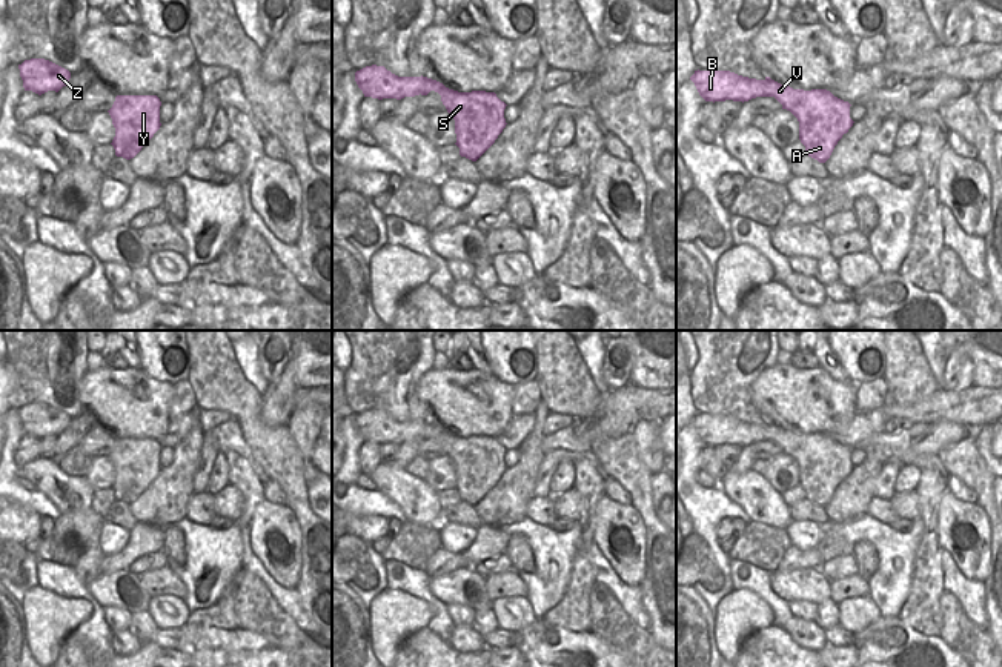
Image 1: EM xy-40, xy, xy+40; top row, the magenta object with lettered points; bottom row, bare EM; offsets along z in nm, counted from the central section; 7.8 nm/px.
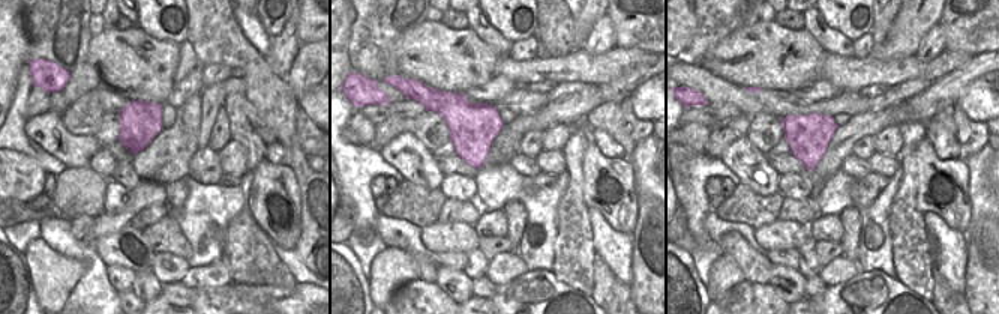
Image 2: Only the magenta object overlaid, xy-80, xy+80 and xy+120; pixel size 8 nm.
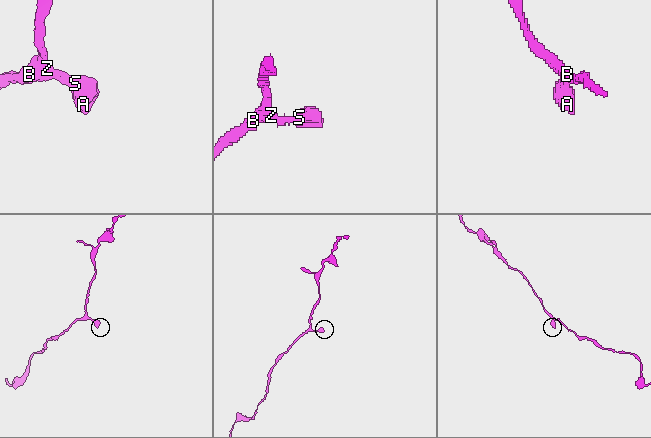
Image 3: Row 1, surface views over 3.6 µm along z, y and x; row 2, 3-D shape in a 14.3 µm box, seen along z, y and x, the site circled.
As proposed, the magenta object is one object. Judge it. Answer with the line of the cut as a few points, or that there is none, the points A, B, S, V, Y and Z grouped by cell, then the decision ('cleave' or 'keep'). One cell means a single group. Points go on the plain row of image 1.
no cut | A B S V Y Z | keep

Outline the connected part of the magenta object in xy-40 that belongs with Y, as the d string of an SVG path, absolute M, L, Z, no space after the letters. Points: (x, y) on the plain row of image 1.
M117 440L108 455L115 472L112 490L117 501L134 503L160 473L160 450L157 440Z

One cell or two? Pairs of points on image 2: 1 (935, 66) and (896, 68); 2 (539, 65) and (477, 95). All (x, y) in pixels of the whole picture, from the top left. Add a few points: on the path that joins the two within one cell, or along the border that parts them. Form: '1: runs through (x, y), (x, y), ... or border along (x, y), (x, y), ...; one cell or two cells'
1: runs through (926, 68), (905, 68); one cell
2: border along (497, 74), (506, 75), (518, 86); two cells

